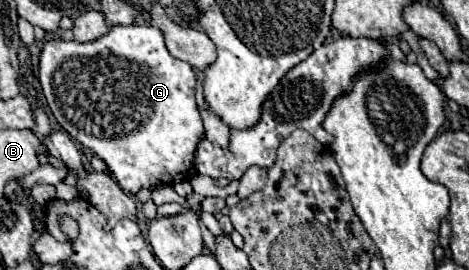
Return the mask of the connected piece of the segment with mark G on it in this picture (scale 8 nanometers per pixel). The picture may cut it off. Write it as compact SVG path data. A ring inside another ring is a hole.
M152 25L112 27L104 37L88 43L50 39L40 53L38 79L46 103L62 129L98 155L124 191L136 193L140 187L152 189L174 179L188 179L196 145L204 137L194 99L196 75L188 63L168 53L160 29Z

